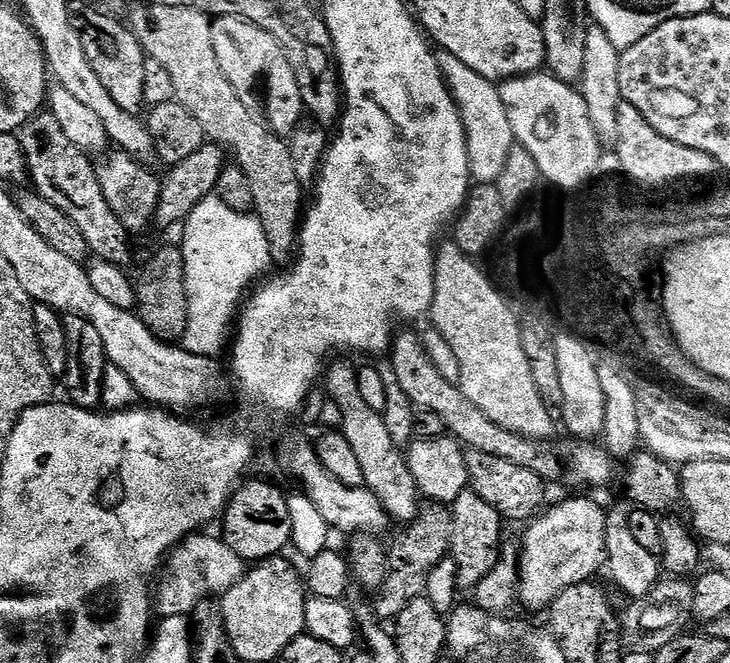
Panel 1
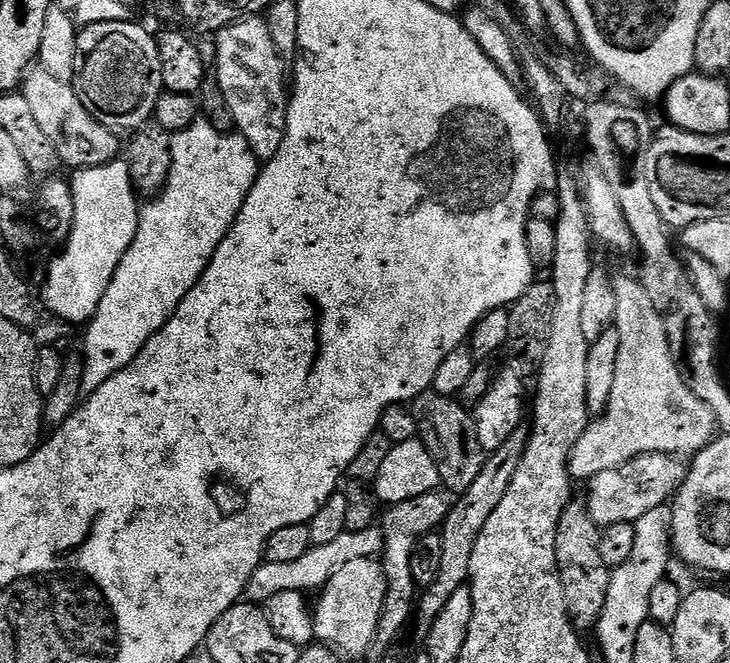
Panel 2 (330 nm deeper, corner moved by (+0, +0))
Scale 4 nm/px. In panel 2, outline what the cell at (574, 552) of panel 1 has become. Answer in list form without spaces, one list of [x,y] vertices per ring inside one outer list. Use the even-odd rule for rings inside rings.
[[[644,454],[617,468],[602,470],[602,474],[587,481],[588,500],[586,507],[590,518],[601,529],[612,524],[636,523],[644,514],[655,507],[667,505],[679,492],[686,475],[686,464],[672,454]]]

